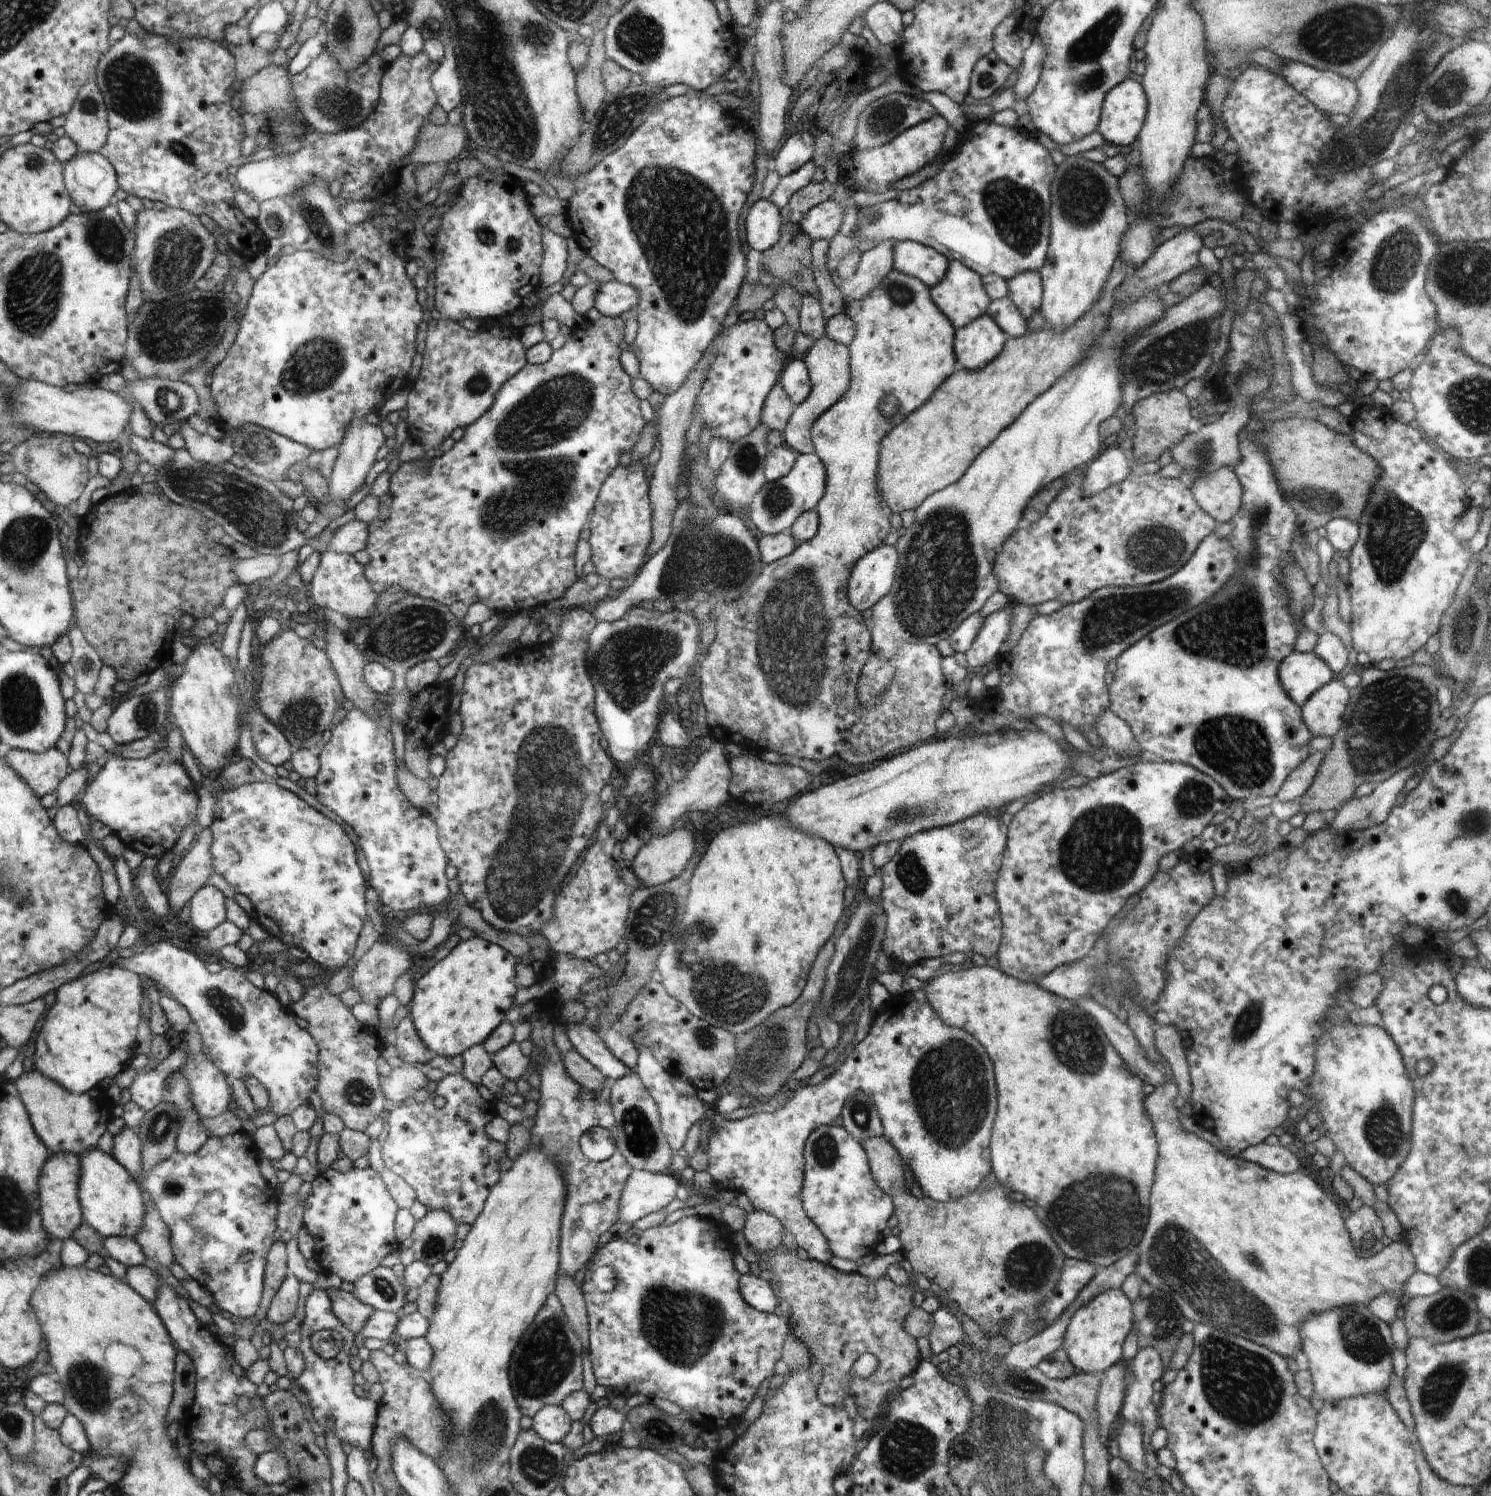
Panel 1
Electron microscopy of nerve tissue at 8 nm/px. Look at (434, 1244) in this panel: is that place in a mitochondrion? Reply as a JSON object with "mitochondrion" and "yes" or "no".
{"mitochondrion":"yes"}

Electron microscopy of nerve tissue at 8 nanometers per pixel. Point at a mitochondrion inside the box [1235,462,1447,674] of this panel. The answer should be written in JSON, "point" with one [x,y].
{"point":[1395,530]}

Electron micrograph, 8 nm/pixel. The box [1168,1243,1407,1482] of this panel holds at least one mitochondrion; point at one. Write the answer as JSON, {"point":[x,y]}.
{"point":[1243,1386]}

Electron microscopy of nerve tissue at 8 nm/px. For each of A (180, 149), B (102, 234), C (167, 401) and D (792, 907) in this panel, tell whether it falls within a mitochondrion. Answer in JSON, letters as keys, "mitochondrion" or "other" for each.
{"A":"mitochondrion","B":"mitochondrion","C":"mitochondrion","D":"other"}

